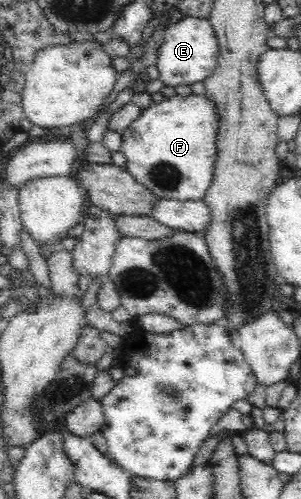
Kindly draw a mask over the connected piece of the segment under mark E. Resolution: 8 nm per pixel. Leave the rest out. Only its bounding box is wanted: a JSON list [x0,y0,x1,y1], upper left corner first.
[157,16,219,86]

